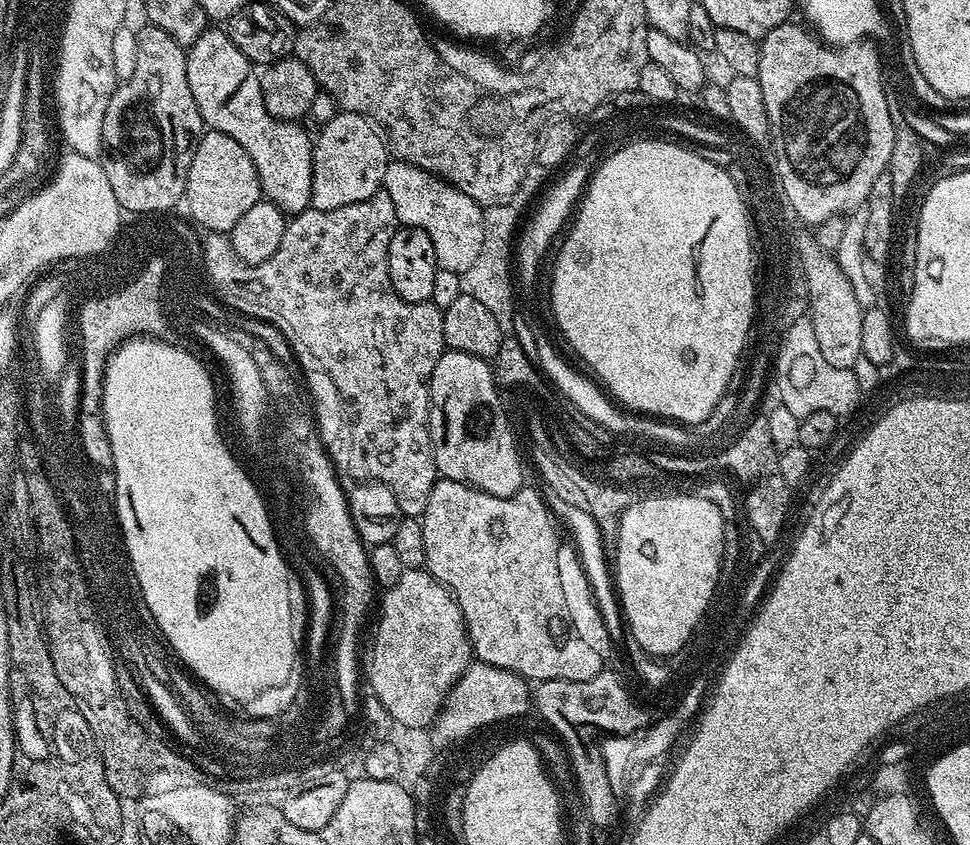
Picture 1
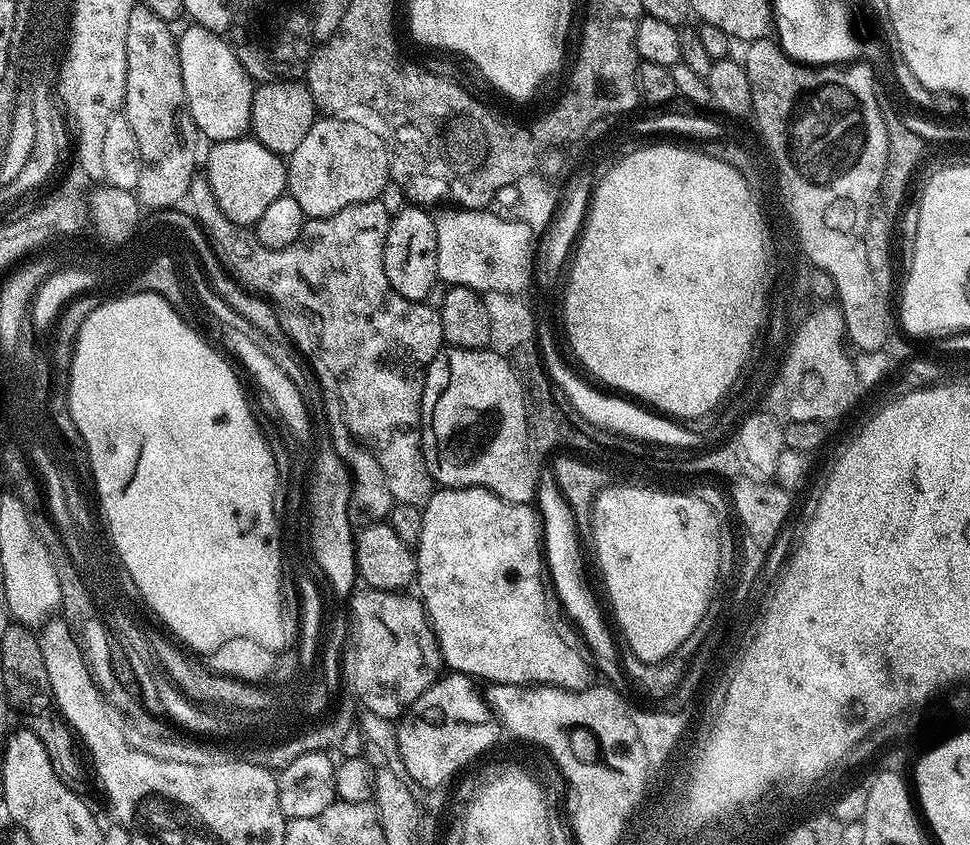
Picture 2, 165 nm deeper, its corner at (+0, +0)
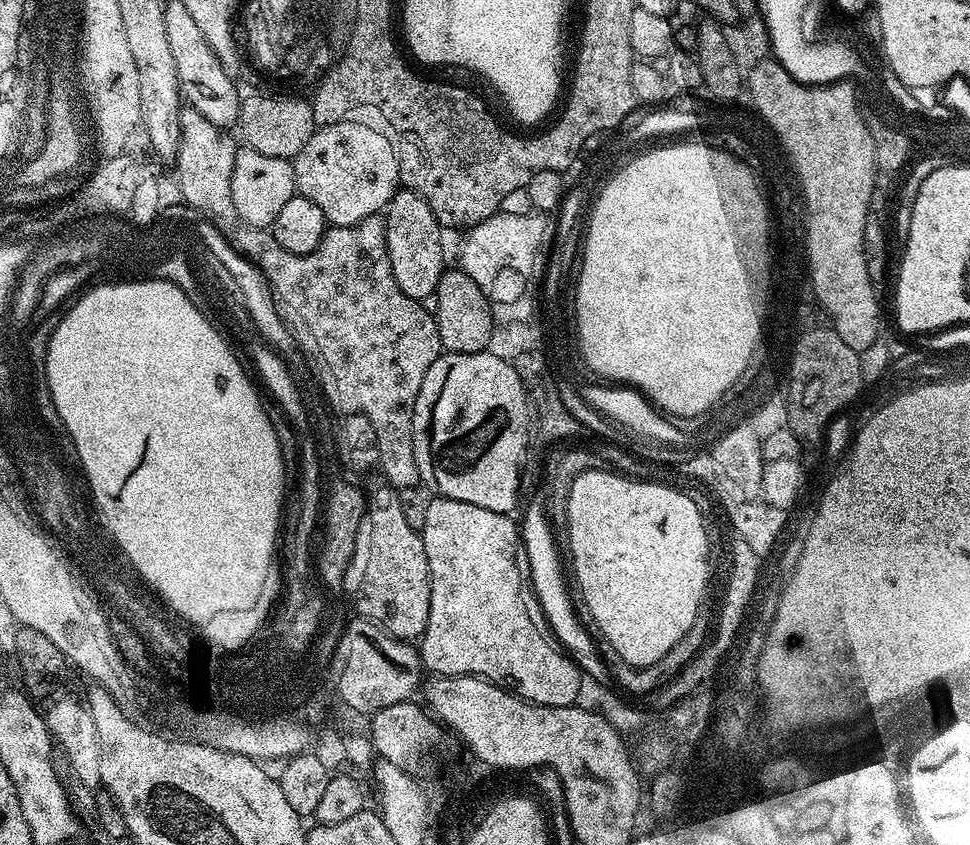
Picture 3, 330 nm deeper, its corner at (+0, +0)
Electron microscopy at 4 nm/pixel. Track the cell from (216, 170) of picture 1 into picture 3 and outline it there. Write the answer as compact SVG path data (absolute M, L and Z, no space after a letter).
M244 146L234 158L234 170L230 182L234 210L238 210L238 218L251 228L271 229L274 218L278 218L282 206L297 195L296 169L292 160L270 158L266 154L258 154L258 150Z

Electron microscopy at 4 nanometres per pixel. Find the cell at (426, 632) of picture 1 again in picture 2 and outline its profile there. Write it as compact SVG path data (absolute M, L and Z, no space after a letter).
M364 586L353 591L350 599L356 645L344 657L343 679L351 695L357 701L360 699L365 709L389 718L402 717L442 672L440 647L423 603L415 595L404 595L408 594Z

